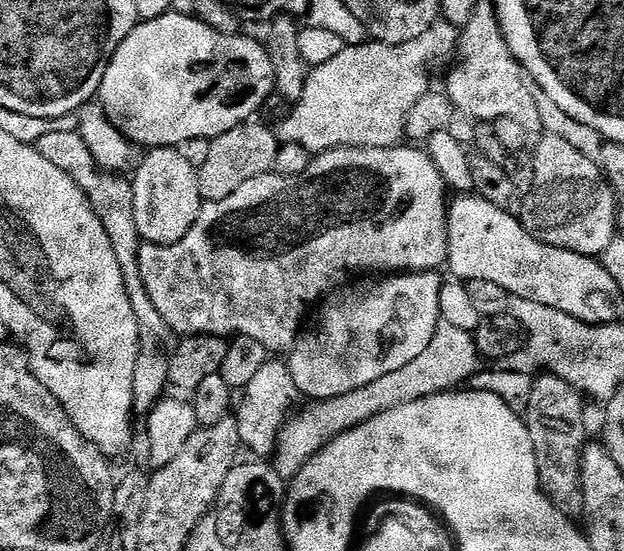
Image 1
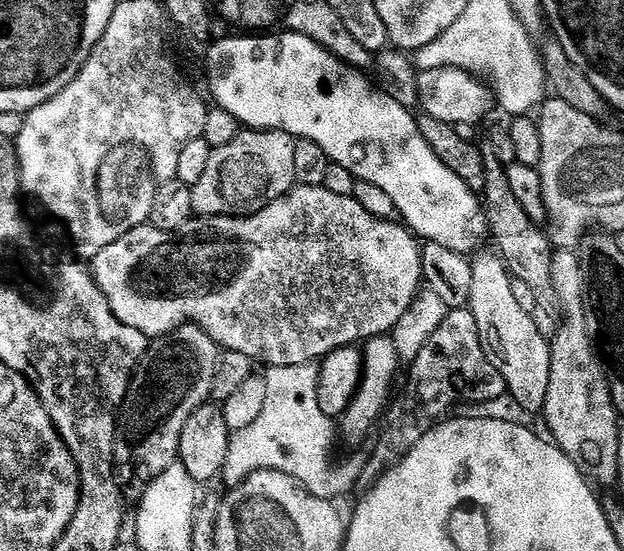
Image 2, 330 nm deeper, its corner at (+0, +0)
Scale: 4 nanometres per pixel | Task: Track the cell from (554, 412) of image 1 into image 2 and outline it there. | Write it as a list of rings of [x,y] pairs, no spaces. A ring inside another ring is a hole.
[[[477,255],[471,261],[468,307],[472,309],[474,322],[478,322],[478,334],[482,338],[486,358],[490,358],[494,370],[502,374],[508,387],[507,395],[522,402],[528,412],[543,413],[546,394],[550,390],[552,345],[549,337],[540,333],[535,318],[520,305],[507,264],[499,255],[484,255]]]

